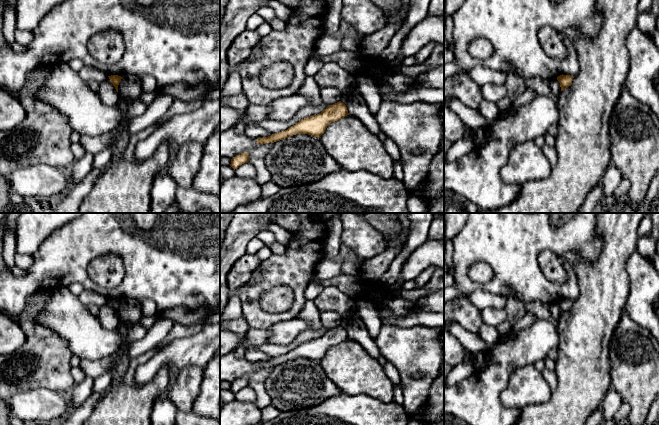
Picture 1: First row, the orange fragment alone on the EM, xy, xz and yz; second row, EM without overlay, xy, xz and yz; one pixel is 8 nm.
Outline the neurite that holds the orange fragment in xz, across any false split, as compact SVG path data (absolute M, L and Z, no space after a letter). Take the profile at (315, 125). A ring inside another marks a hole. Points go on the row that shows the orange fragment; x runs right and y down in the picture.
M341 101L328 105L321 113L304 118L285 131L274 133L268 137L257 138L259 145L274 143L286 139L296 134L308 134L314 137L320 137L326 130L327 126L349 115L347 107Z

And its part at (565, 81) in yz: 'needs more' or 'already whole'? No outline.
already whole

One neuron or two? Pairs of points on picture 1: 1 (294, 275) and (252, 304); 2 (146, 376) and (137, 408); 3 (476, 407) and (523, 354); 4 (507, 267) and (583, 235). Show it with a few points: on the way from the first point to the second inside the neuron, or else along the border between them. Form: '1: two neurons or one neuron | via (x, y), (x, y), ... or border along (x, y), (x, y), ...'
1: one neuron | via (282, 275), (273, 275), (256, 292)
2: two neurons | border along (159, 369), (148, 382), (140, 386), (132, 386)
3: one neuron | via (480, 393), (509, 364)
4: one neuron | via (526, 248), (539, 235), (564, 235)

